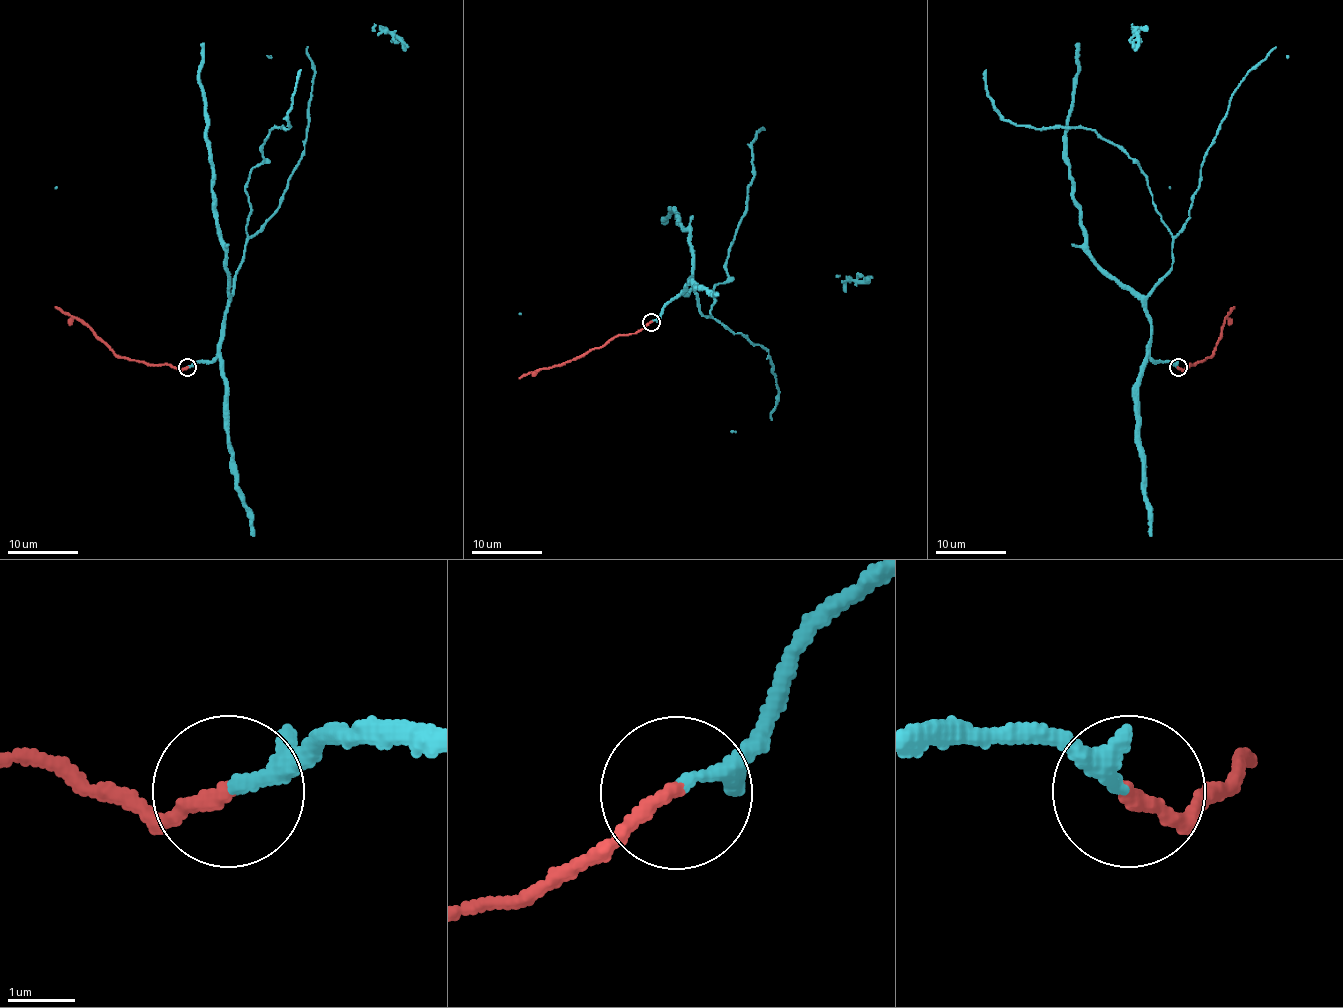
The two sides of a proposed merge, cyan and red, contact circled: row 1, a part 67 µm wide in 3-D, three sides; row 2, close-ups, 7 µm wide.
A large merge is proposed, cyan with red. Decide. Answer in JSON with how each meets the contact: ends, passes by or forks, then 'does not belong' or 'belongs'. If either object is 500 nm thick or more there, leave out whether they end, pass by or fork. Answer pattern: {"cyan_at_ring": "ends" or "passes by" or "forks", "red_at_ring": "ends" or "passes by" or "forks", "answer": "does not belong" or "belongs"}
{"cyan_at_ring": "passes by", "red_at_ring": "ends", "answer": "belongs"}

